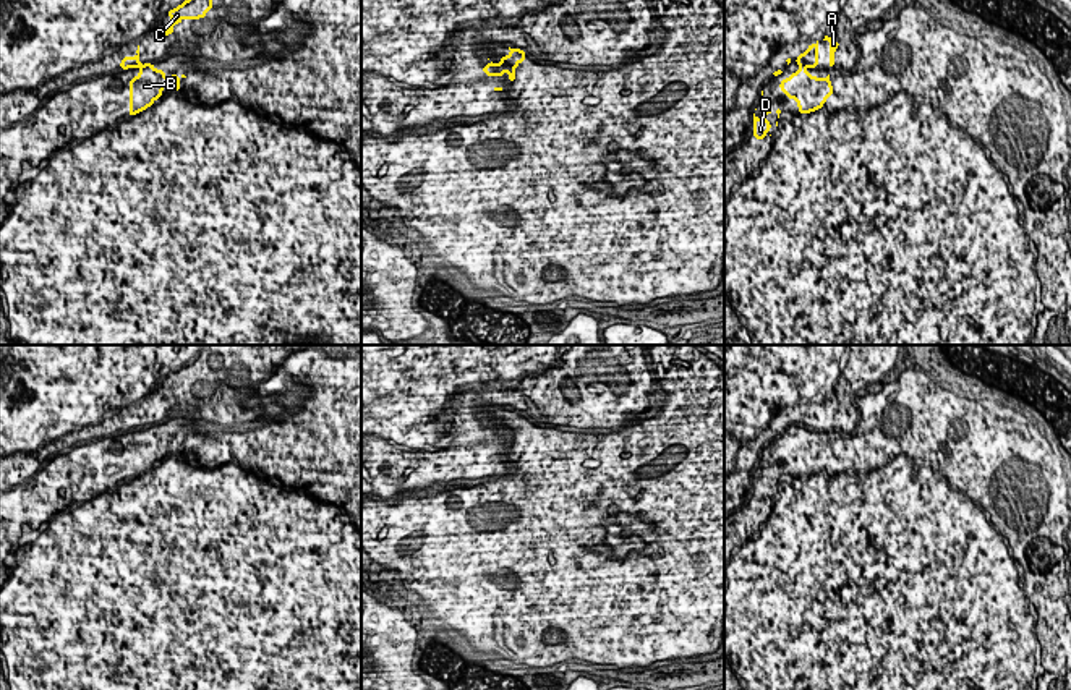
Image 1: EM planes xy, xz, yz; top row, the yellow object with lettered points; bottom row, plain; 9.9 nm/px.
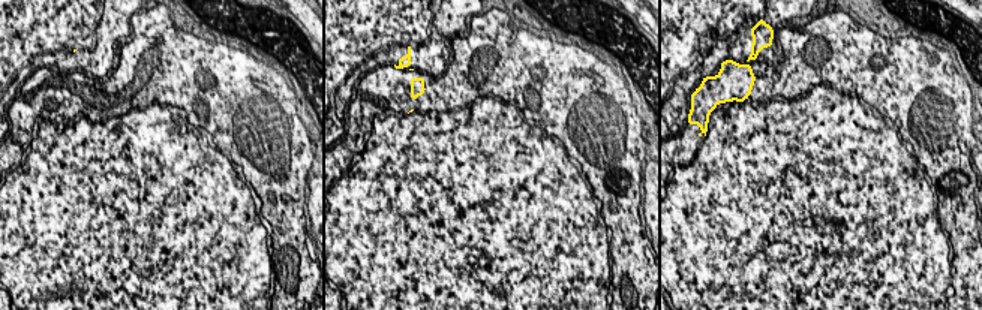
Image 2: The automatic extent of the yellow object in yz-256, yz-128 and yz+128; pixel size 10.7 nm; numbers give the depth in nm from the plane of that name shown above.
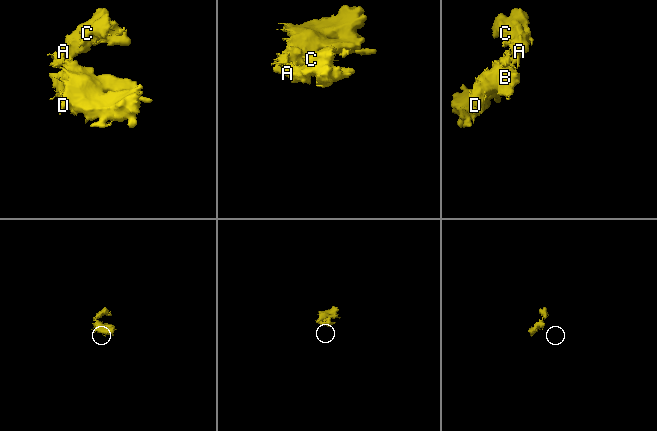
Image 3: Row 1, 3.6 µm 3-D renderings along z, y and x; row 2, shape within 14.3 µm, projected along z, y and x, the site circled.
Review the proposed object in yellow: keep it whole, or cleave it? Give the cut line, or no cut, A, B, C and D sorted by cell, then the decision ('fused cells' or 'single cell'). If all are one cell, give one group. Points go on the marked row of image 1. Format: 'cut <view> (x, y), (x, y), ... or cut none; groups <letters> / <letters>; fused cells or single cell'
cut yz (797, 59), (812, 67); groups A C / B D; fused cells

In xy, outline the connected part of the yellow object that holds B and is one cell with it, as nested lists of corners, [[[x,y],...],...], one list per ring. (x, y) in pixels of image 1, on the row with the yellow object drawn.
[[[152,63],[139,65],[141,71],[136,78],[130,79],[130,112],[128,117],[133,117],[147,107],[159,97],[162,97],[162,87],[180,91],[180,79],[175,73],[172,78],[165,78],[164,70],[156,70]]]

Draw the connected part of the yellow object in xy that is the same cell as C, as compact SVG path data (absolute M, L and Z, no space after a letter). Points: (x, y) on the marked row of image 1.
M185 0L175 10L169 10L167 15L170 16L172 23L164 32L164 37L173 34L173 26L180 24L183 18L196 21L198 18L206 18L206 11L212 8L214 5L211 0Z

